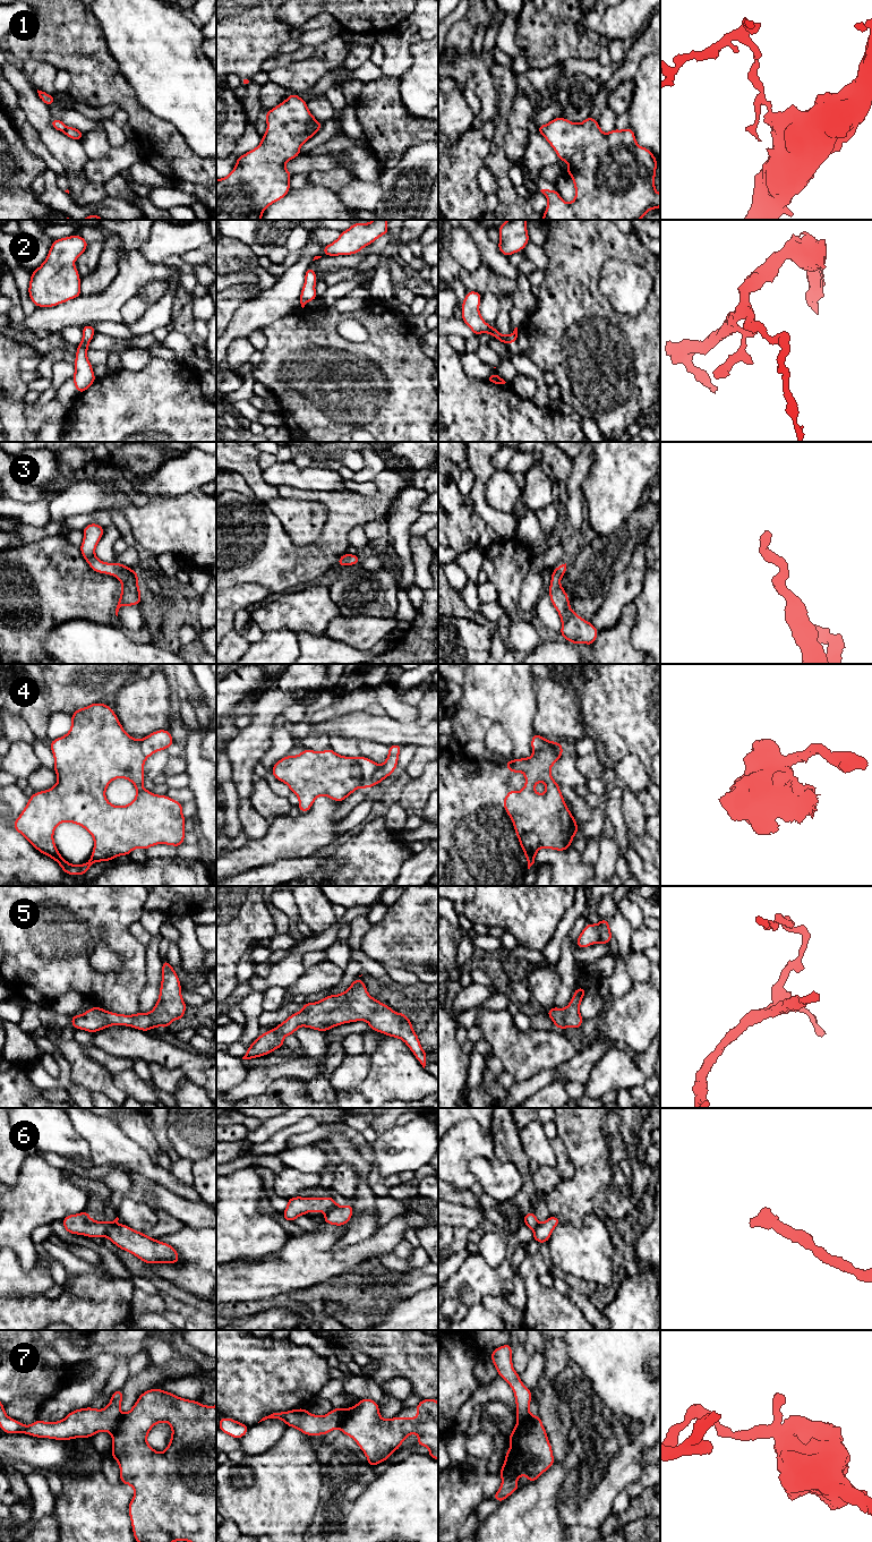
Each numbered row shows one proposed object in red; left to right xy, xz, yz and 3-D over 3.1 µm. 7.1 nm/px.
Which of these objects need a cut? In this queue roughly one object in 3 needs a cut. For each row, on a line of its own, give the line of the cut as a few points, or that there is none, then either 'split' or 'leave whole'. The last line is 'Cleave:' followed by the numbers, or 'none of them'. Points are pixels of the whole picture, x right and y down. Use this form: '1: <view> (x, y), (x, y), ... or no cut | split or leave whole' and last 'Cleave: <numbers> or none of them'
1: xy (66, 127), (63, 131) | split
2: no cut | leave whole
3: no cut | leave whole
4: yz (533, 751), (549, 747), (556, 752), (562, 754) | split
5: no cut | leave whole
6: xy (116, 1223), (108, 1229), (105, 1235) | split
7: xy (124, 1414), (111, 1432) | split
Cleave: 1, 4, 6, 7

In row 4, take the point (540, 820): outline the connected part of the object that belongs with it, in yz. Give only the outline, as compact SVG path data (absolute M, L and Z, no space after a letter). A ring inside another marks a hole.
M548 747L533 751L530 758L504 761L511 774L521 772L525 776L524 787L520 792L508 789L503 806L514 825L528 869L535 863L540 847L565 851L571 847L572 840L579 832L559 784L550 775L550 768L562 755ZM538 782L546 784L544 794L535 791Z

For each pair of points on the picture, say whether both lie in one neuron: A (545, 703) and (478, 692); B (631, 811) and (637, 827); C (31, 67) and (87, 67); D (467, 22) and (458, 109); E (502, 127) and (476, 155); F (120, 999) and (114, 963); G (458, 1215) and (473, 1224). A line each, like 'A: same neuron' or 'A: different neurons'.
A: different neurons
B: same neuron
C: different neurons
D: different neurons
E: different neurons
F: different neurons
G: same neuron

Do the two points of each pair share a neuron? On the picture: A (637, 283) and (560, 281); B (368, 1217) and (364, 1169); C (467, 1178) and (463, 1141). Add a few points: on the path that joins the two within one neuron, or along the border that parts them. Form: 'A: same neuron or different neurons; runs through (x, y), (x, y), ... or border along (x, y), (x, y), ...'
A: different neurons; border along (609, 257), (600, 273), (599, 292), (612, 306)
B: same neuron; runs through (364, 1206), (364, 1181)
C: same neuron; runs through (463, 1169), (463, 1150)

